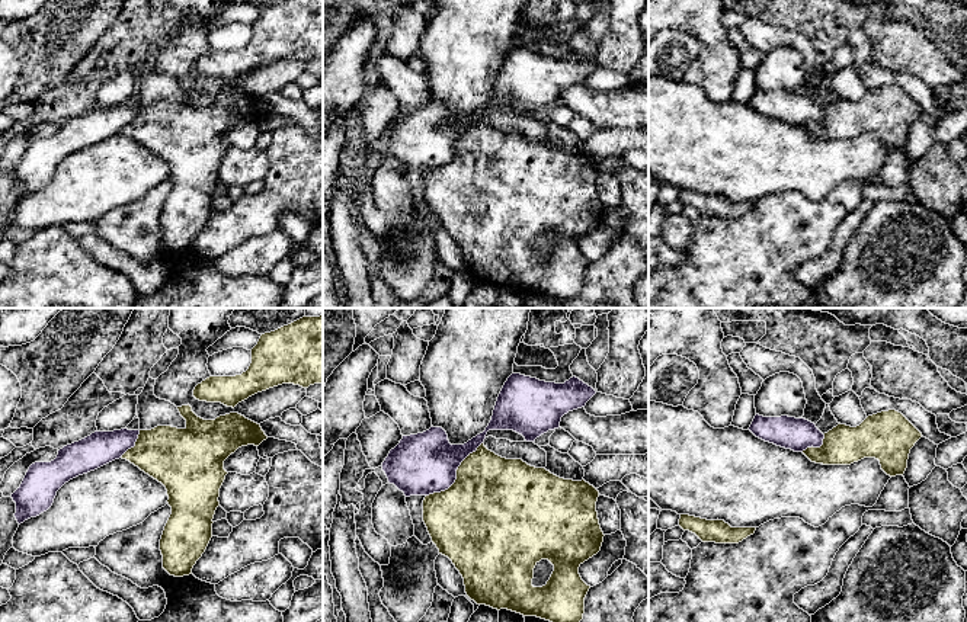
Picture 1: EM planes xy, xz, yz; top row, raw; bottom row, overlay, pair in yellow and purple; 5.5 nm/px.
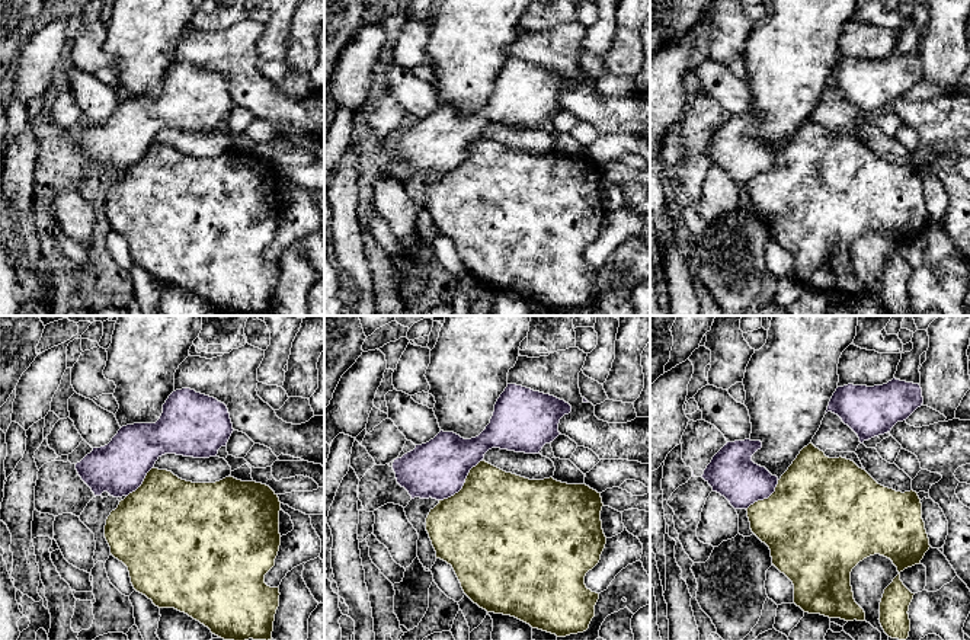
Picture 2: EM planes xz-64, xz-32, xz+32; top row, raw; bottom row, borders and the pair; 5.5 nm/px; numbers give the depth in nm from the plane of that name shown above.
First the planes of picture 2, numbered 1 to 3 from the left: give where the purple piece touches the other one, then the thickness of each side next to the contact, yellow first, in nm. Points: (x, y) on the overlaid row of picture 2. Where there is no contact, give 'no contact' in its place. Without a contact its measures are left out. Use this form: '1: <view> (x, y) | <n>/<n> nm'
1: xz-64 (143, 482) | 480/300 nm
2: xz-32 (464, 483) | 480/320 nm
3: xz+32 (765, 499) | 480/260 nm

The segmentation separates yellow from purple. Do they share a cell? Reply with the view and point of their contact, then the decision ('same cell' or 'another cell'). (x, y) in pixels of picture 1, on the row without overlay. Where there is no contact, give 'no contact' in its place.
xz (457, 150) | another cell

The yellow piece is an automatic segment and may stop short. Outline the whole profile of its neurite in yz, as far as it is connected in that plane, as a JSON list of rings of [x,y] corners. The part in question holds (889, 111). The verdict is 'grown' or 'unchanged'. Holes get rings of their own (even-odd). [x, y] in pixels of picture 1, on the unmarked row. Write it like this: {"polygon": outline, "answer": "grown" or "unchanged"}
{"polygon": [[[888,84],[868,90],[859,100],[838,99],[824,108],[820,122],[807,122],[803,128],[816,138],[851,140],[864,132],[880,135],[890,150],[903,150],[910,124],[922,108],[899,86]]], "answer": "unchanged"}

